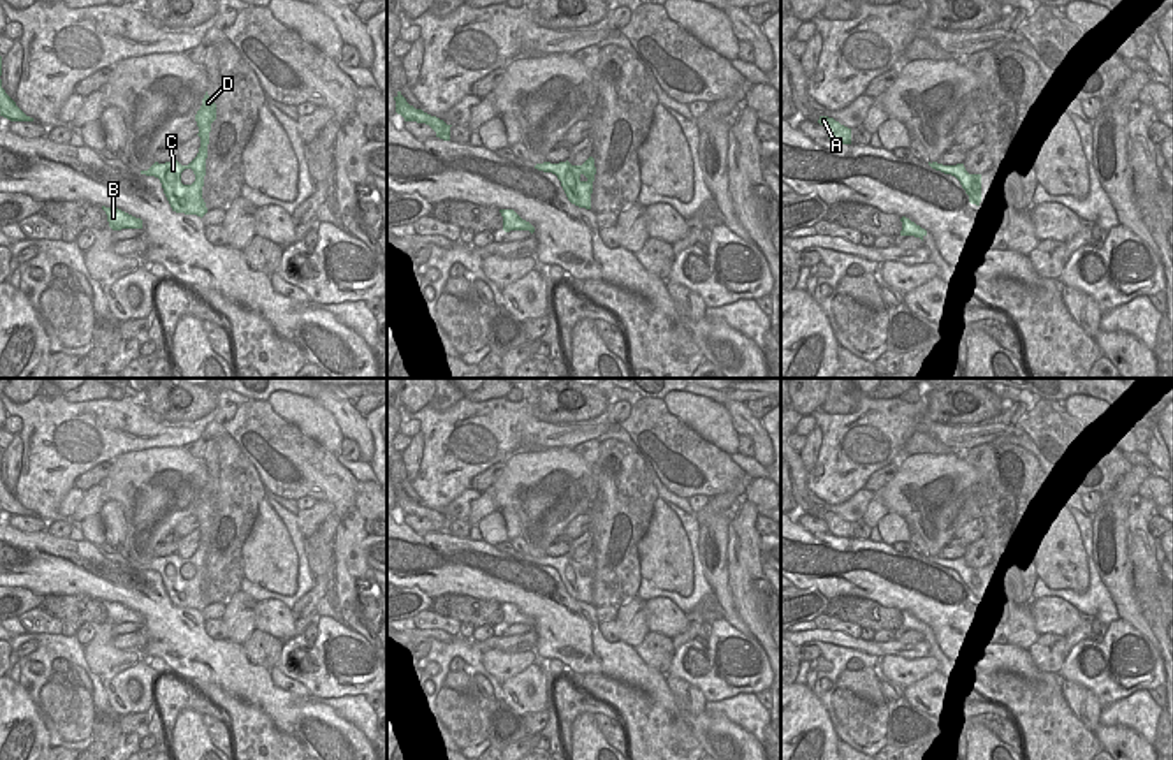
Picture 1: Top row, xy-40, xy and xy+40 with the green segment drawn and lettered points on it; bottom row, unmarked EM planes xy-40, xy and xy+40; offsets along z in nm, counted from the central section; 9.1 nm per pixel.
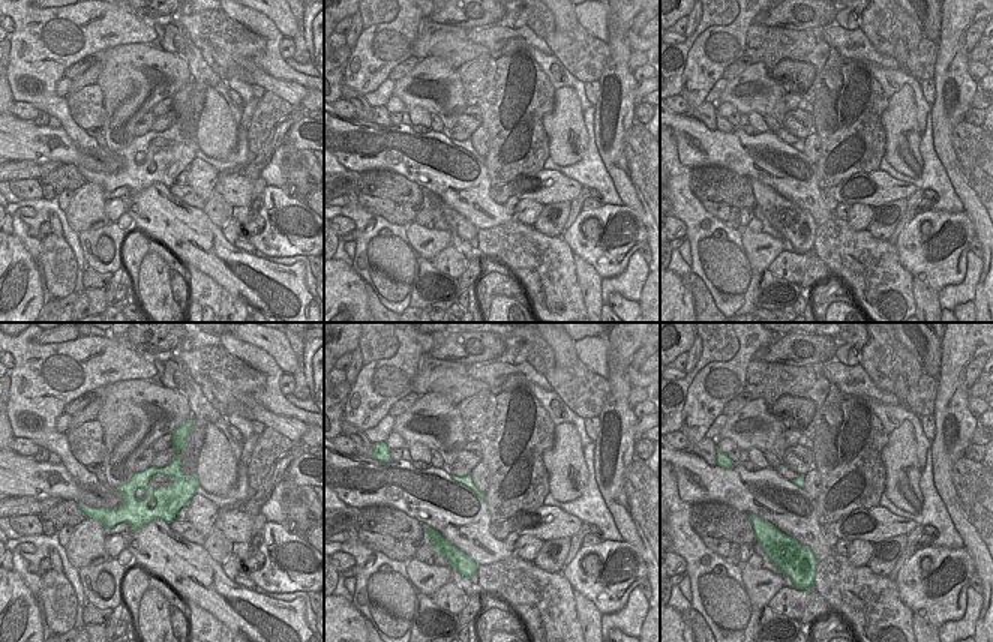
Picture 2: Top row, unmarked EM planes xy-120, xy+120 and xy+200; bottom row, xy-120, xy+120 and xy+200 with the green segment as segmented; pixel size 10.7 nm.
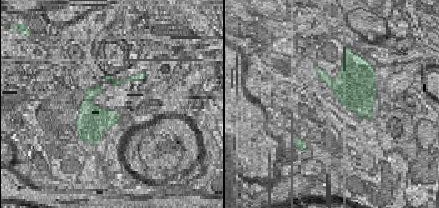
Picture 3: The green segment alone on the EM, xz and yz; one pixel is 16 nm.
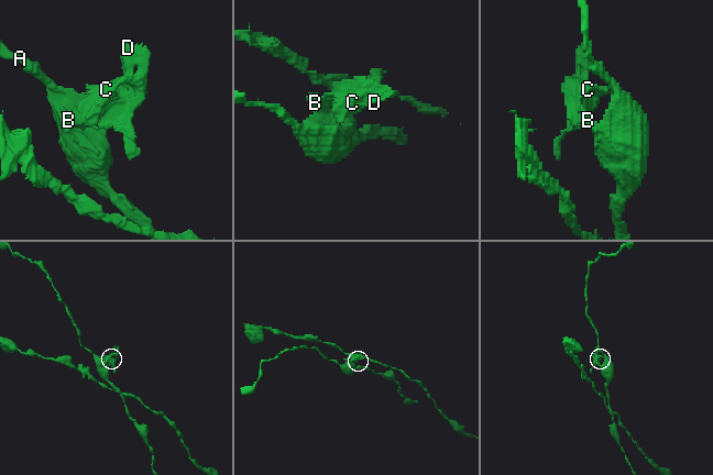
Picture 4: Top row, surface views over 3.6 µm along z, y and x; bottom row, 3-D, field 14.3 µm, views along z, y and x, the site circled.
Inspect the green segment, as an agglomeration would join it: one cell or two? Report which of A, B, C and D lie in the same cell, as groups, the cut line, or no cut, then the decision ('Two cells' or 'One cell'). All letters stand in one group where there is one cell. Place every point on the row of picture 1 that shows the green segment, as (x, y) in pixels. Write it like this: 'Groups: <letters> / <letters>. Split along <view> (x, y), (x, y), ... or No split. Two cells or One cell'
Groups: A / B C D. Split along xy (510, 229), (519, 226), (533, 231). Two cells.

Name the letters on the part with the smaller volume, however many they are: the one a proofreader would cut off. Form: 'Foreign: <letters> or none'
Foreign: B, C, D

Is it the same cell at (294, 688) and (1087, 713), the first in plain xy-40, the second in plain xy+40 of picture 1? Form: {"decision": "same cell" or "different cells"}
{"decision": "same cell"}

